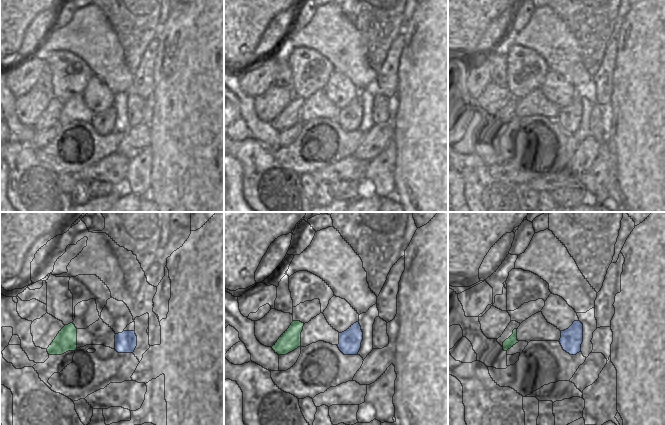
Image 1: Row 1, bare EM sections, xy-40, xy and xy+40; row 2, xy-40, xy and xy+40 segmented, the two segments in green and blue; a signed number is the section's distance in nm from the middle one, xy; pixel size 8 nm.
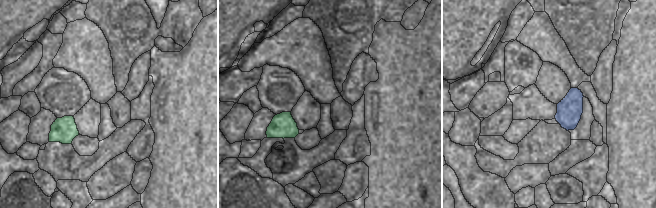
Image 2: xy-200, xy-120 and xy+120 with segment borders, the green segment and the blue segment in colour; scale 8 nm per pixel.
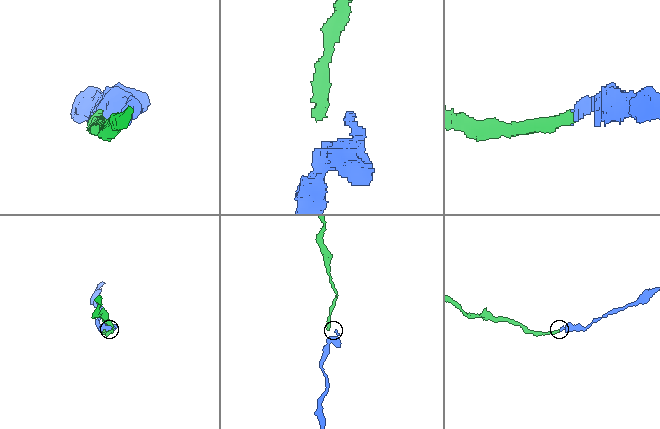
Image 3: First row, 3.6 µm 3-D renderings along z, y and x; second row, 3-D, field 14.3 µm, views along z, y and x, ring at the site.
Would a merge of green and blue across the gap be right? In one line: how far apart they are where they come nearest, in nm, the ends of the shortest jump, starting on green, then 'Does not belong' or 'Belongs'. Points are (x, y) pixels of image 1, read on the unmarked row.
Distance 300 nm. Across: xy (303, 101), (339, 109). Belongs.

